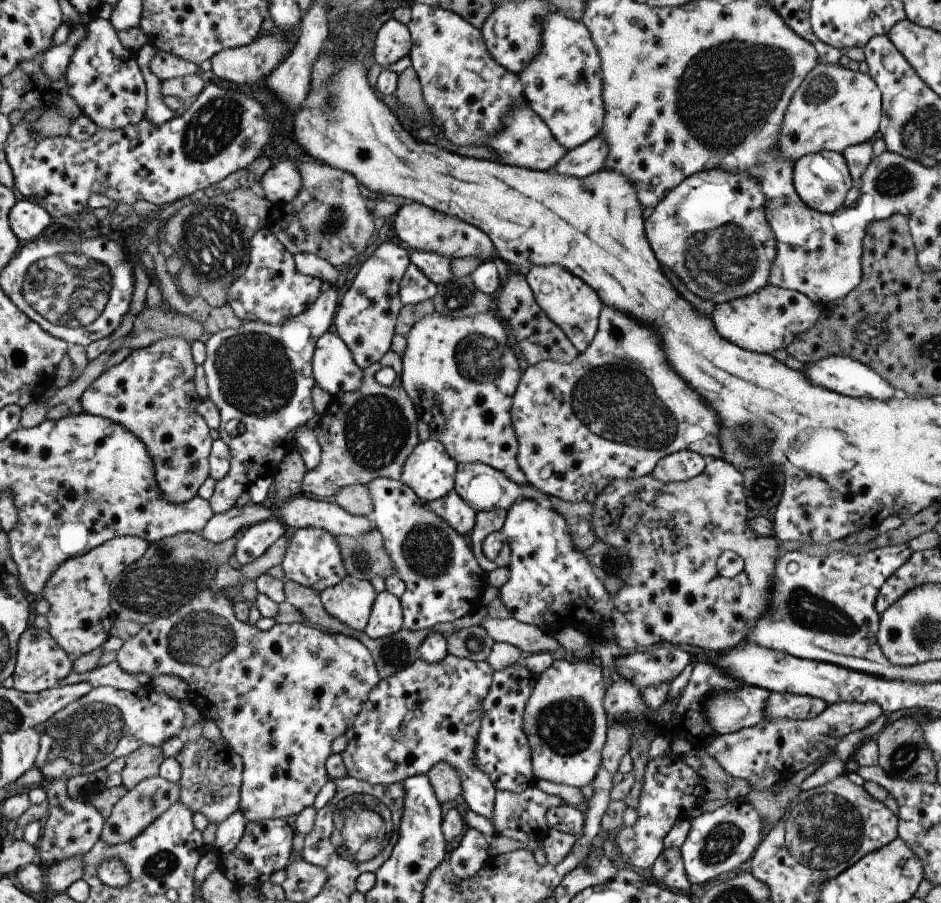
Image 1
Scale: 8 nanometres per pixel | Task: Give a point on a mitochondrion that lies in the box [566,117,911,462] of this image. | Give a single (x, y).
(620, 404)

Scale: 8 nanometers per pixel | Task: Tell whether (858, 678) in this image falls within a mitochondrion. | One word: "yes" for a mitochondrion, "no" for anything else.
no

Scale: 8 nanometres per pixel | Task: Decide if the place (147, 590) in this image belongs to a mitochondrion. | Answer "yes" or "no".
yes

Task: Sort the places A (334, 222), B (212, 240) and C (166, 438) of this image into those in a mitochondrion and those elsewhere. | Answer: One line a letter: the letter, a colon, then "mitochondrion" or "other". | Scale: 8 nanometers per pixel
A: mitochondrion
B: mitochondrion
C: other

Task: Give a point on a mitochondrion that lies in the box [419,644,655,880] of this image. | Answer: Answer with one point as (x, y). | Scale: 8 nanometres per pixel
(567, 727)

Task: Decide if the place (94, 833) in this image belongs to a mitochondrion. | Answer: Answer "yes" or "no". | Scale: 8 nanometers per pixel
no

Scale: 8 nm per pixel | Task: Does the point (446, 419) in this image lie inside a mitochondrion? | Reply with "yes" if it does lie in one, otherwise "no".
no

